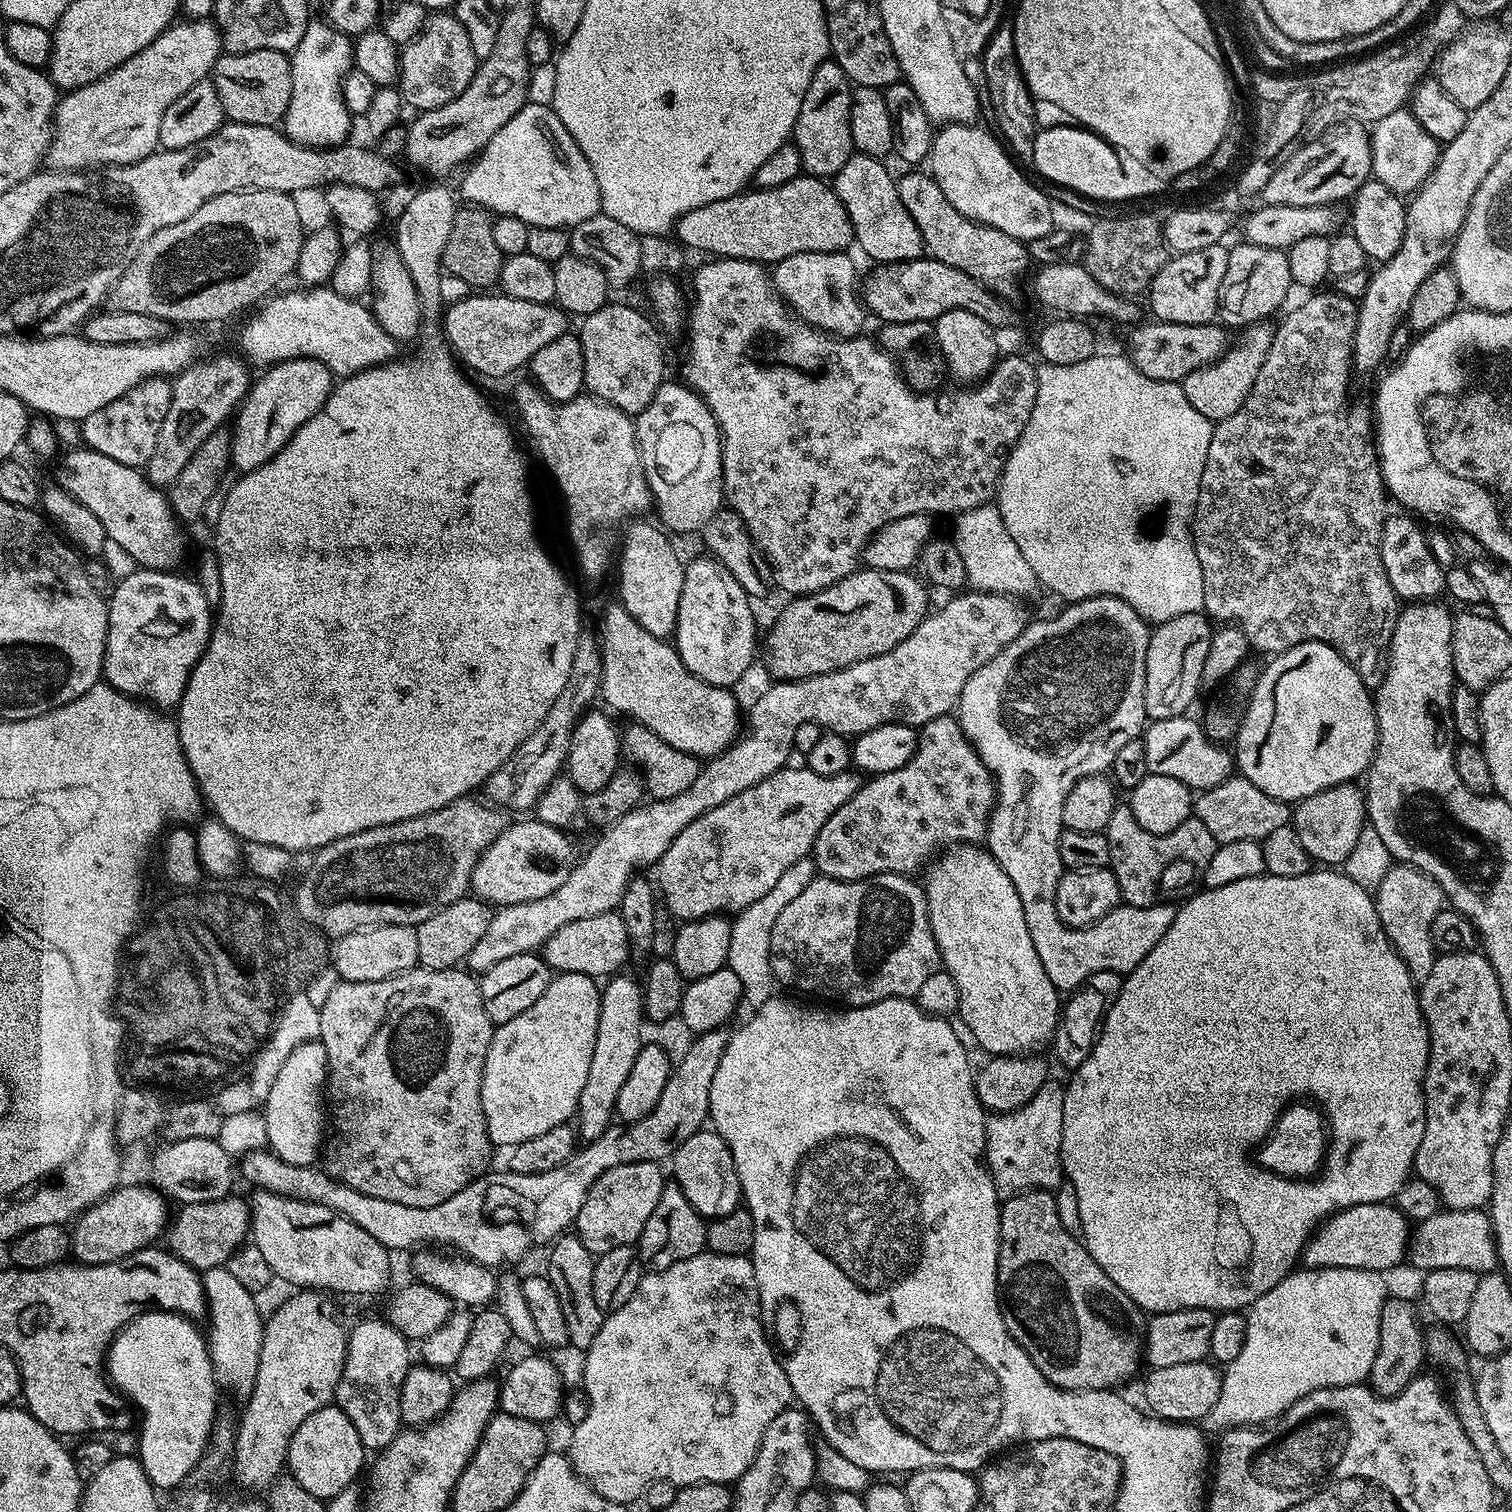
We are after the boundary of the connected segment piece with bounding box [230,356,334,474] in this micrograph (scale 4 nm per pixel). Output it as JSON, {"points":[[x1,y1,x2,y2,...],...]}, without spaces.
{"points":[[301,356,297,360,284,360,280,364,271,365,265,372,268,373,257,384,255,381,249,387,248,395,244,397,235,413,236,425,230,428,231,467,235,470,237,468,237,473,240,474,252,472,258,466,270,462,270,458,274,458,274,454,278,454,288,445,294,433,306,421,314,418,314,414,318,414,318,410,322,410,322,406,328,401,328,396,334,387,332,371,325,364]]}

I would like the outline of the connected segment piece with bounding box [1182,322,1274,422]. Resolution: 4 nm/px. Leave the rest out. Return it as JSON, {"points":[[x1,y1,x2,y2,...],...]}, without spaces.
{"points":[[1268,322,1249,324,1241,331,1244,333,1241,334,1240,341,1237,344,1235,341,1223,356,1214,363,1191,372,1182,382,1190,406,1194,406,1198,414,1213,422,1230,418,1230,414,1234,414,1234,410,1242,406,1246,394,1250,394,1254,378,1258,378,1258,370,1262,370,1262,362,1266,362,1273,331,1273,325]]}

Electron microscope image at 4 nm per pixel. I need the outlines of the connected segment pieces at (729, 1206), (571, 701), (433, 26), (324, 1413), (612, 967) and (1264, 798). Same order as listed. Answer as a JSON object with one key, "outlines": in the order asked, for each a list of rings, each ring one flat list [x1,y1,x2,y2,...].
{"outlines":[[[701,1130,686,1138,676,1147,670,1157,670,1165,674,1175,674,1183,680,1187,686,1202,694,1206,699,1216,715,1218,730,1214,741,1207,742,1193,738,1174,734,1166,734,1158,726,1146,726,1142,715,1130]],[[581,635,576,642,574,662,570,666,570,678,566,686,562,686,562,694,554,698,554,706,550,706,550,714,522,742,522,746,508,759,493,776,488,779,486,791,487,799,501,809,528,808,535,809,536,799,543,794,546,786,561,775,568,759,570,738,572,731,585,711,593,707,592,699,597,699,600,690,600,674,602,662,600,661,600,641,595,635]],[[448,10,429,15,427,24,418,38,400,48,400,78,398,89,403,103,410,109,429,112,438,106,446,106,470,86,478,67,474,49,462,22]],[[329,1406,314,1410,314,1414,310,1414,310,1418,306,1418,298,1430,294,1430,294,1438,290,1438,286,1468,298,1486,310,1490,310,1494,327,1502,357,1483,356,1475,360,1471,363,1473,366,1468,364,1455,366,1449,362,1438,358,1438,358,1430,354,1430,354,1422,346,1418,341,1408]],[[616,910,594,914,590,918,578,918,578,922,566,922,562,930,554,930,554,934,550,934,550,938,543,944,542,955,556,974,573,972,593,978,611,977,623,969,620,967,630,957,626,926]],[[1239,774,1229,776,1226,782,1218,786,1203,789,1194,800,1195,819,1200,820,1206,830,1210,830,1217,845,1247,840,1263,842,1267,836,1274,834,1274,830,1289,827,1292,813,1293,809,1285,801,1270,798,1270,794,1258,790,1254,782]]]}

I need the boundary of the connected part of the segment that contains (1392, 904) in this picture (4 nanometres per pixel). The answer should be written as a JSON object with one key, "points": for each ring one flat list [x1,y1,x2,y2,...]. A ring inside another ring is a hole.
{"points":[[1397,863,1388,869,1382,882,1374,890,1374,899,1378,918,1382,922,1382,930,1386,930,1386,938,1394,946,1394,950,1406,962,1406,970,1410,970,1410,978,1417,986,1426,982,1430,970,1434,970,1434,962,1438,955,1432,941,1432,923,1439,912,1446,907,1444,891,1424,872,1411,868,1409,864]]}

